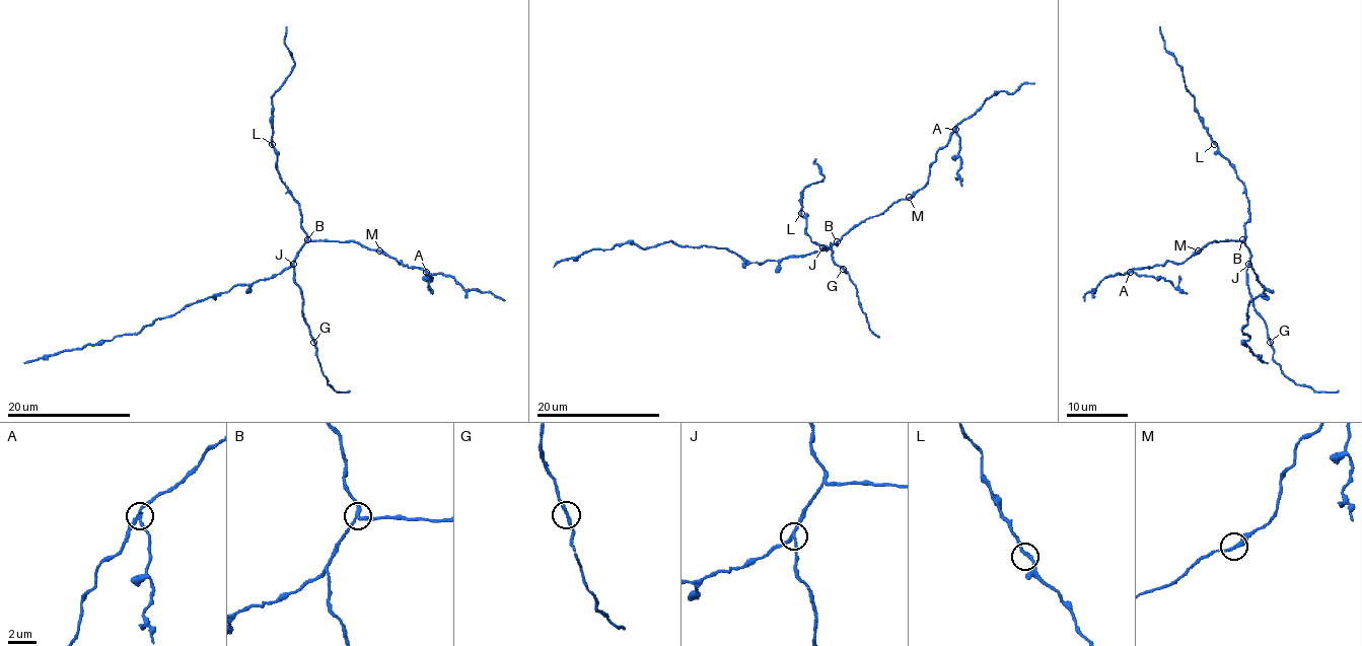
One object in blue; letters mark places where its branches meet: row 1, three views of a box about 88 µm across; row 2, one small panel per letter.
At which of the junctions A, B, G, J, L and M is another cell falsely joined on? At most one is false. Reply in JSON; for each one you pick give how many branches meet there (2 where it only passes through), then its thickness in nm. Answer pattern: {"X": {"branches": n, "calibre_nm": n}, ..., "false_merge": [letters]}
{"A": {"branches": 3, "calibre_nm": 220}, "false_merge": ["A"]}

